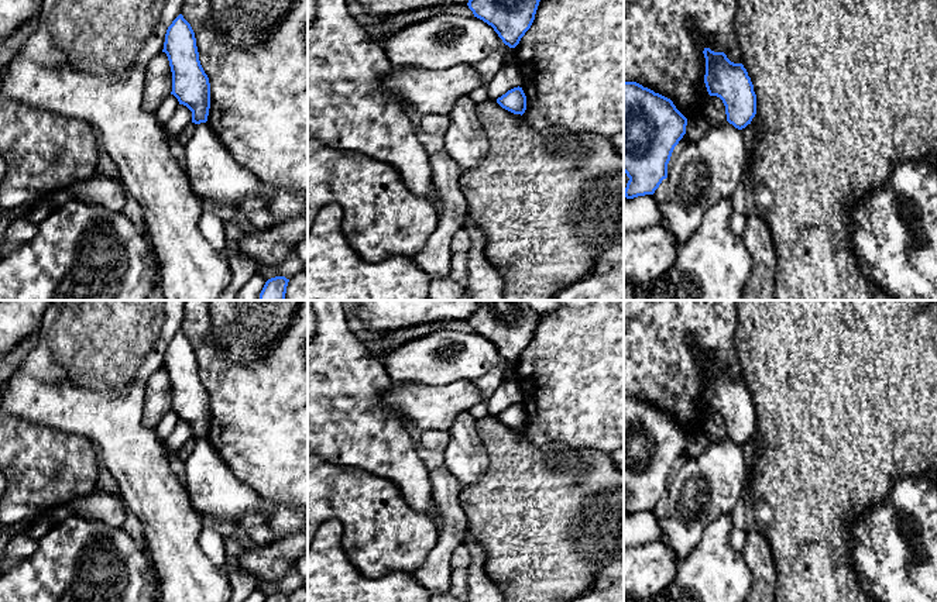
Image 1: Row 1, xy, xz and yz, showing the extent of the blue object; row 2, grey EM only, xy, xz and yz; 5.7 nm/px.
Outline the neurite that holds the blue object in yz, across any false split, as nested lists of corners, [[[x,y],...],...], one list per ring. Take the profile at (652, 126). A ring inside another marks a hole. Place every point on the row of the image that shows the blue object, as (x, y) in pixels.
[[[624,82],[624,172],[629,178],[624,196],[653,195],[667,178],[672,152],[686,134],[687,118],[673,102],[636,82]]]

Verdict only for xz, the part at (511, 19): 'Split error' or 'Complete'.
Complete

